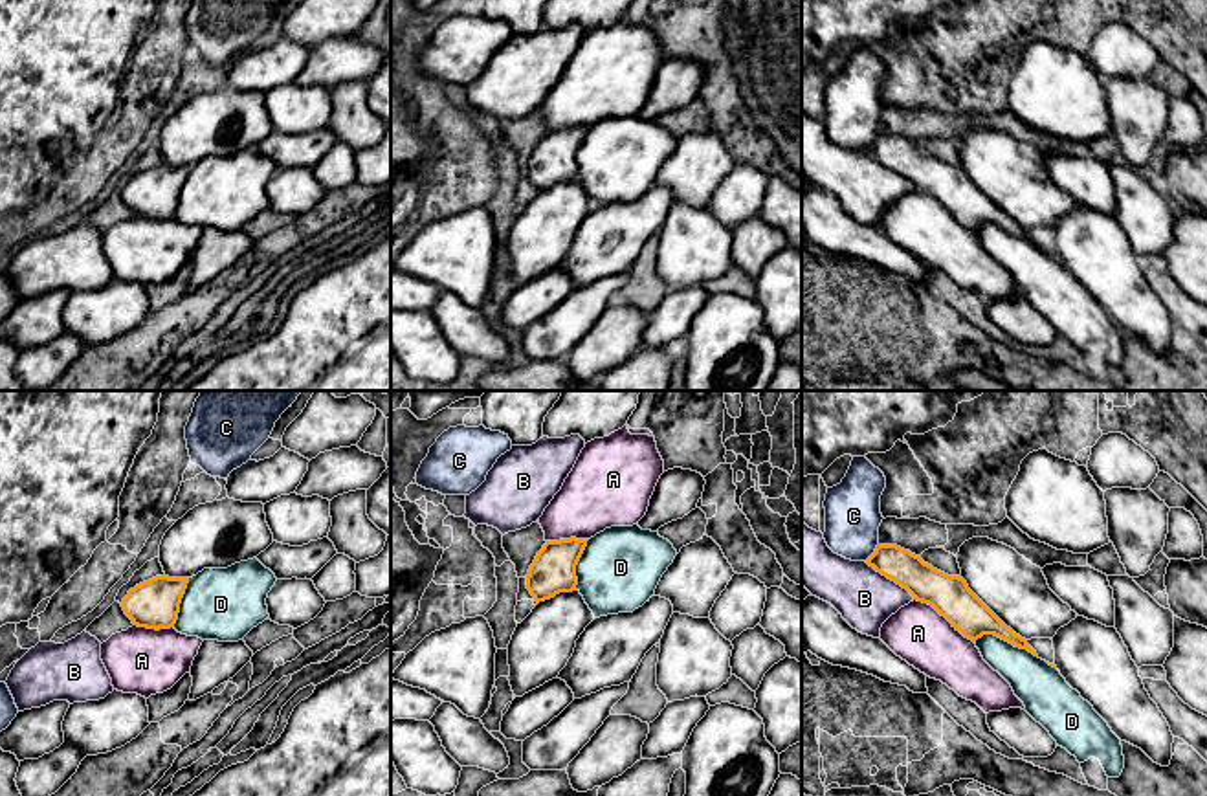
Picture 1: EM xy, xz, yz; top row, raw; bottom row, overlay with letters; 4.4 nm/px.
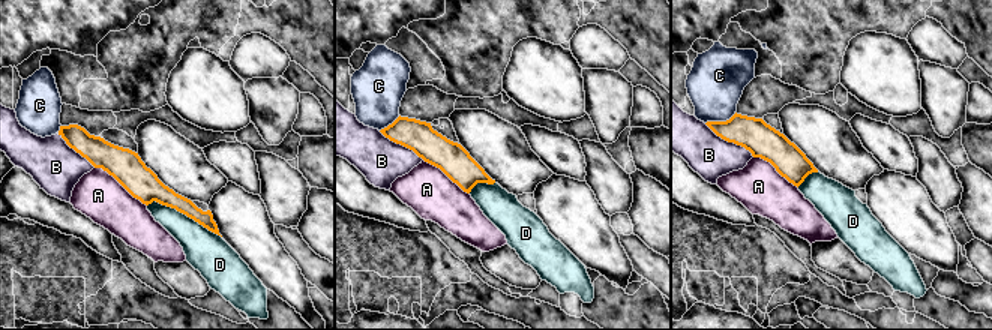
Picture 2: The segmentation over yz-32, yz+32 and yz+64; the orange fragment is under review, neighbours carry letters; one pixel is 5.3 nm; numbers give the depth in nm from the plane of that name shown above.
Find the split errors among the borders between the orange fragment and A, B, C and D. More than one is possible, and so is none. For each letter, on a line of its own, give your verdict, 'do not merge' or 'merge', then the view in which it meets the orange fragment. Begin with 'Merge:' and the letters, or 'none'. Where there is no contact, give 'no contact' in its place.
Merge: A
A: merge | yz
B: do not merge | yz
C: do not merge | yz
D: do not merge | yz

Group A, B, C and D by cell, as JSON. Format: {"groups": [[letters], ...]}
{"groups": [["A"], ["B"], ["C"], ["D"]]}

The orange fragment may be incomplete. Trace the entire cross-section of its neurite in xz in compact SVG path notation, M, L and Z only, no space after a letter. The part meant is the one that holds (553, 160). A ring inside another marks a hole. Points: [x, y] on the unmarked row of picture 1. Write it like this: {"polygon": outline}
{"polygon": "M627 15L585 33L561 79L537 110L547 132L537 141L526 165L526 178L537 193L559 182L576 180L576 154L587 130L611 116L638 114L662 62L664 50L655 26L631 24Z"}

